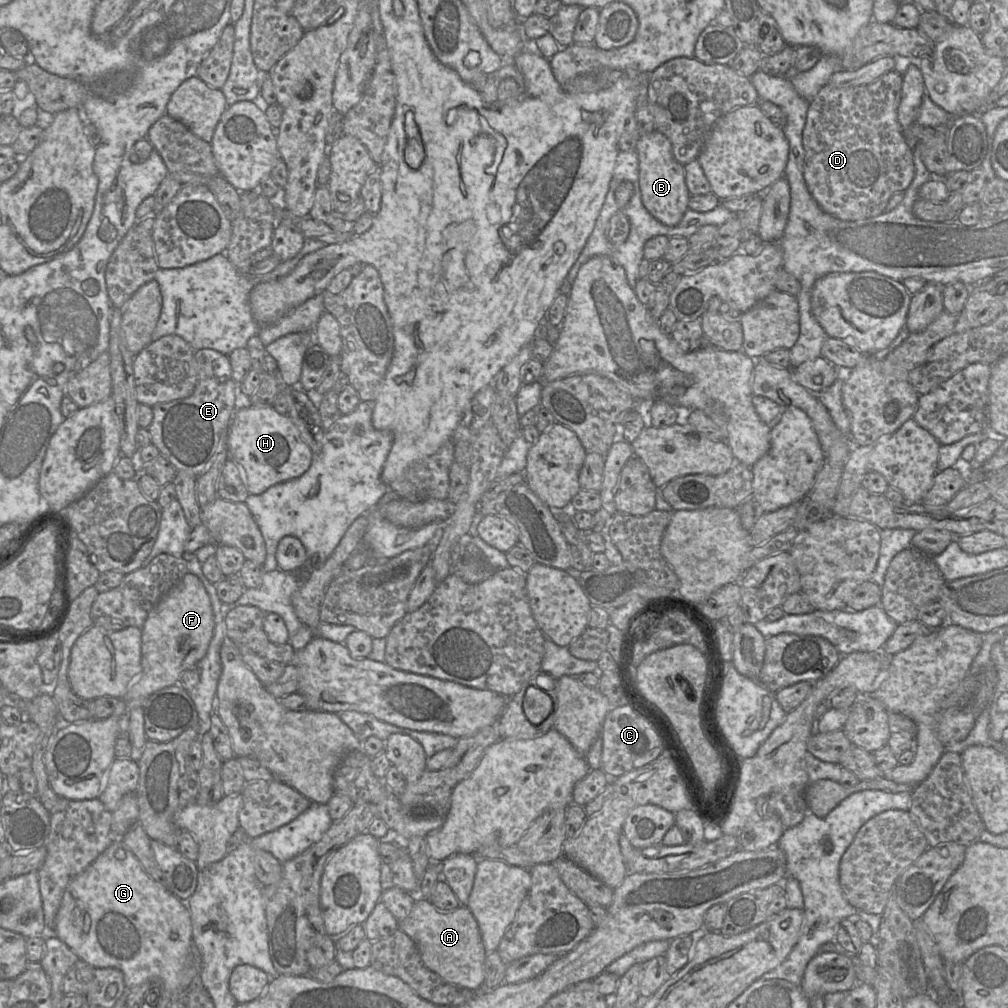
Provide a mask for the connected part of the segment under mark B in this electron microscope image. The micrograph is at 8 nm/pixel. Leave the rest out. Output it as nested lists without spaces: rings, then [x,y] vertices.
[[[654,130],[638,140],[639,187],[642,203],[648,212],[667,226],[676,226],[688,209],[690,193],[685,183],[684,166],[673,156],[670,140]]]

